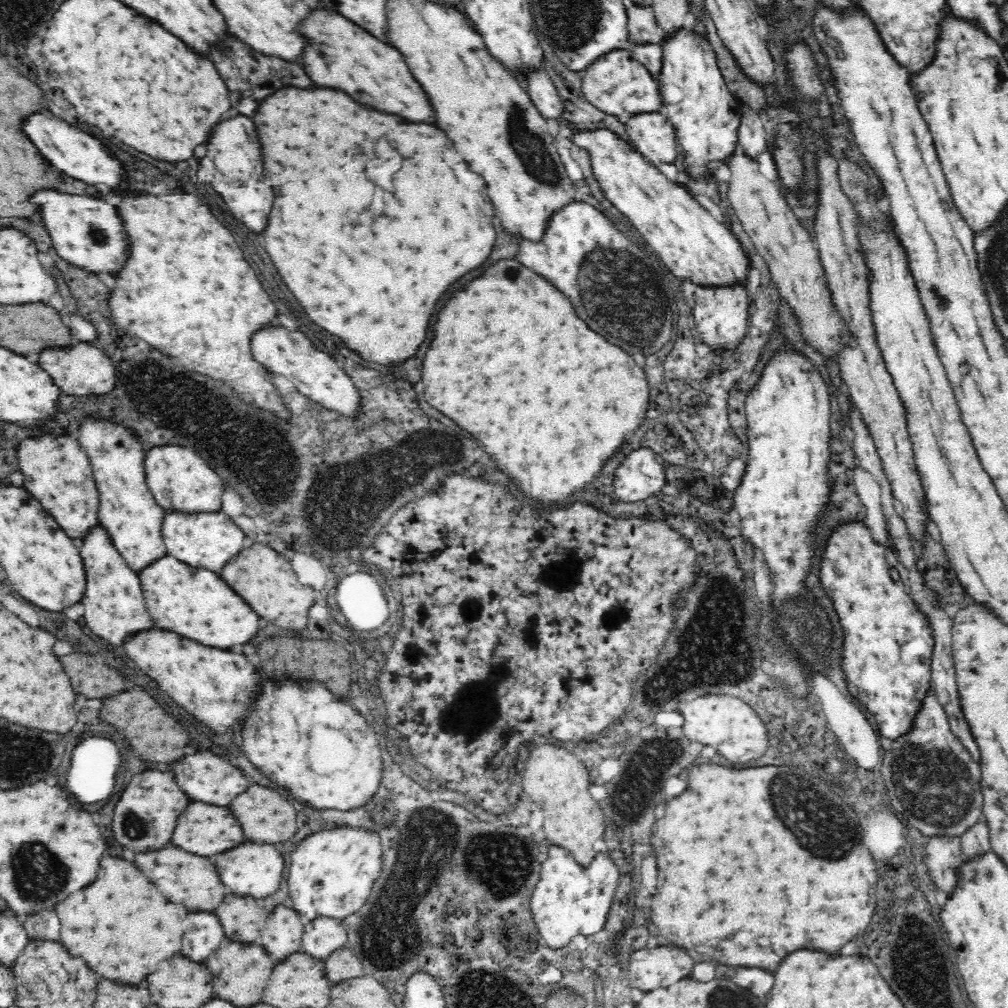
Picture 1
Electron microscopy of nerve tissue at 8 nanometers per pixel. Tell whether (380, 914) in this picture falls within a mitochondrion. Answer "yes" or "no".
yes

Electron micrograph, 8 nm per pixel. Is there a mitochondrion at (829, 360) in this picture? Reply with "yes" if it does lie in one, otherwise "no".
no

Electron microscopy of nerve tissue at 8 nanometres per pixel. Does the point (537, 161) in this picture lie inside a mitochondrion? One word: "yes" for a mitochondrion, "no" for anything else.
yes

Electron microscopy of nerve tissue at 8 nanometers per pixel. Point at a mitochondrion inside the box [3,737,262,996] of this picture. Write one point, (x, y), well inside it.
(35, 867)

